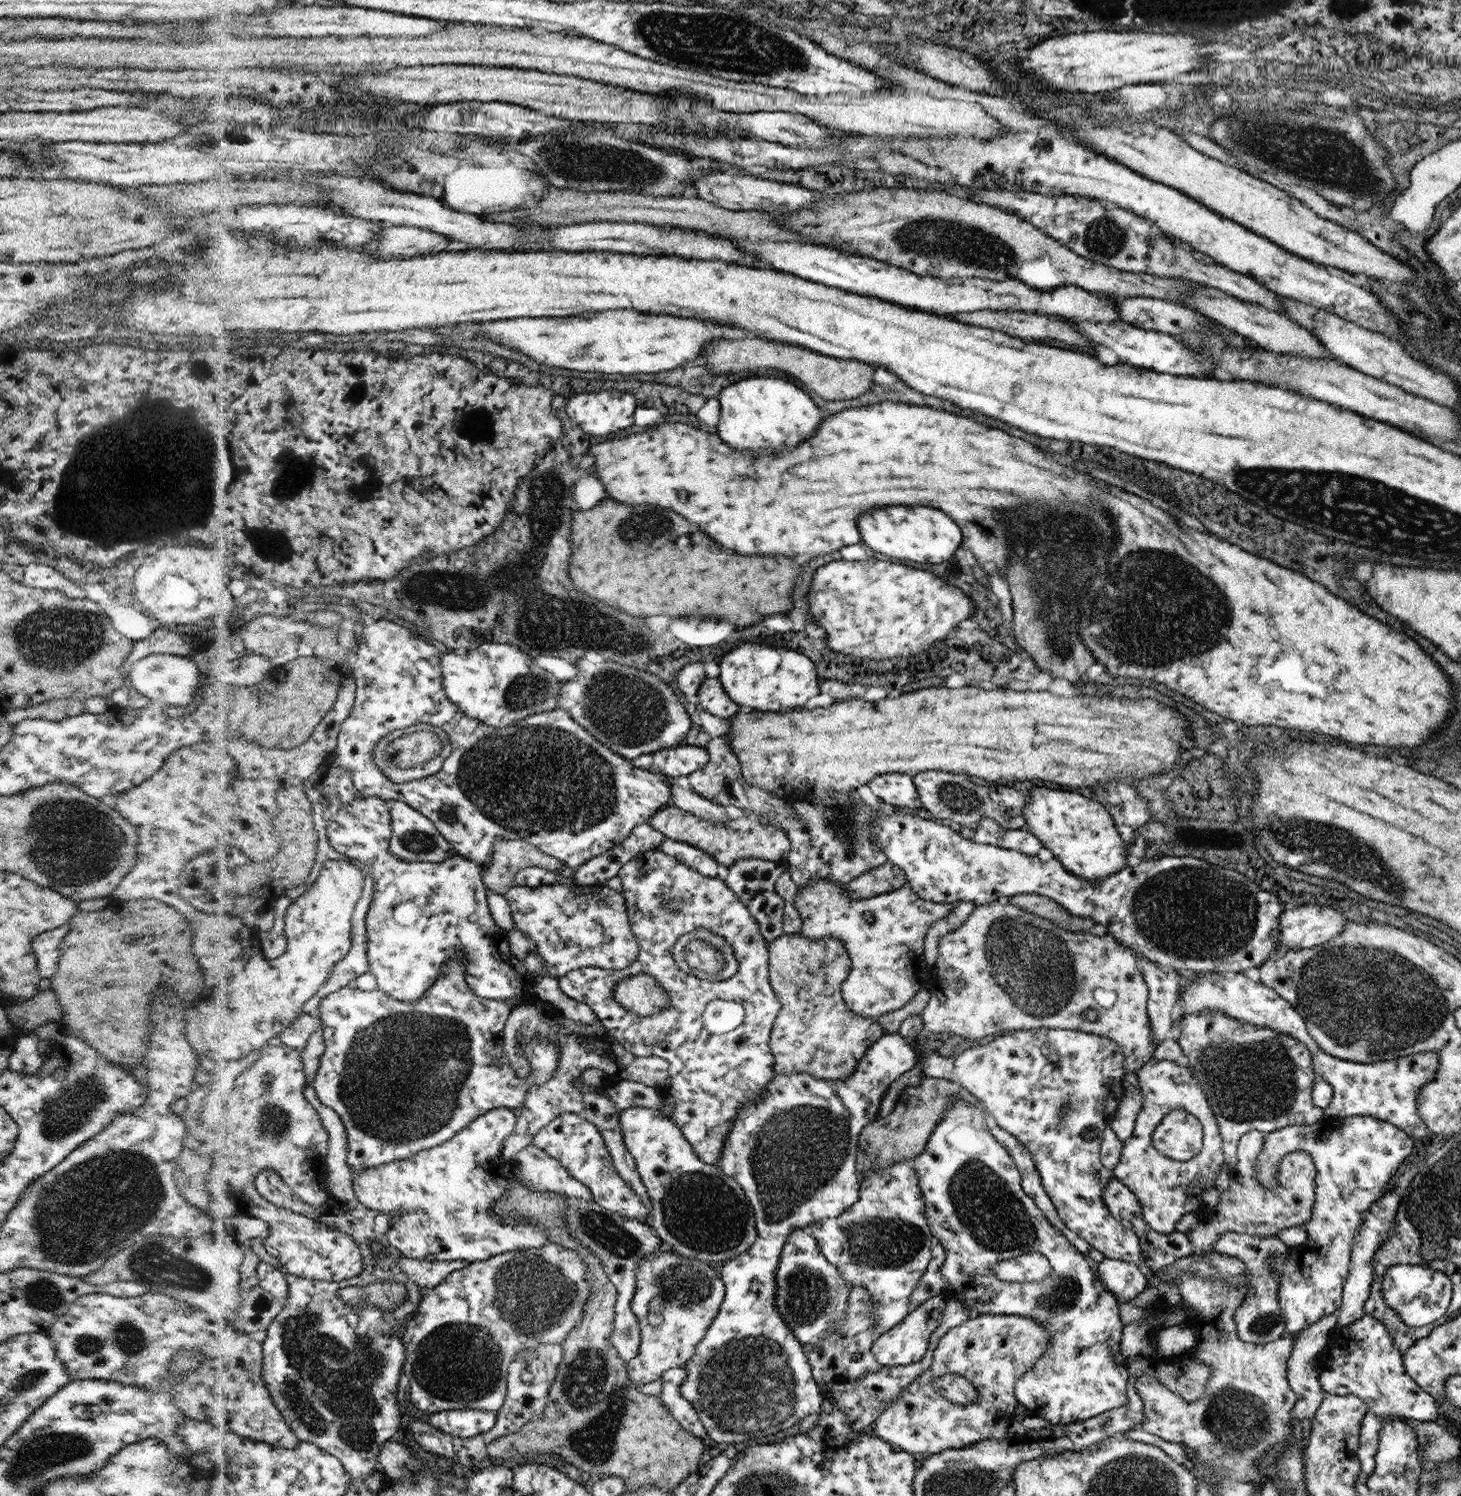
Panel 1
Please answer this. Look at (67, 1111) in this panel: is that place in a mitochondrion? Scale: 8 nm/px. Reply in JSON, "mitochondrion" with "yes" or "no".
{"mitochondrion":"yes"}

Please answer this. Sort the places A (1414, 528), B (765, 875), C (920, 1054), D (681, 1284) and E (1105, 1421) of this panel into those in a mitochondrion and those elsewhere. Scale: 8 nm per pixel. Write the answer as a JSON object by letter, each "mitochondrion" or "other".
{"A":"mitochondrion","B":"other","C":"other","D":"mitochondrion","E":"mitochondrion"}

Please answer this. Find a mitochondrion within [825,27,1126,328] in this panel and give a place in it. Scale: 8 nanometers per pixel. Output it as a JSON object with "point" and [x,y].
{"point":[966,244]}

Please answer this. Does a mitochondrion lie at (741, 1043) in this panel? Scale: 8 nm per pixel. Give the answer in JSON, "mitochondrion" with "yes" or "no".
{"mitochondrion":"yes"}

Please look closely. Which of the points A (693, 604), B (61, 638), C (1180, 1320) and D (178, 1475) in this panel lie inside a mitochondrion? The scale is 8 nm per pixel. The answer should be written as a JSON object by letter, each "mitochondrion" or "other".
{"A":"other","B":"mitochondrion","C":"other","D":"other"}

